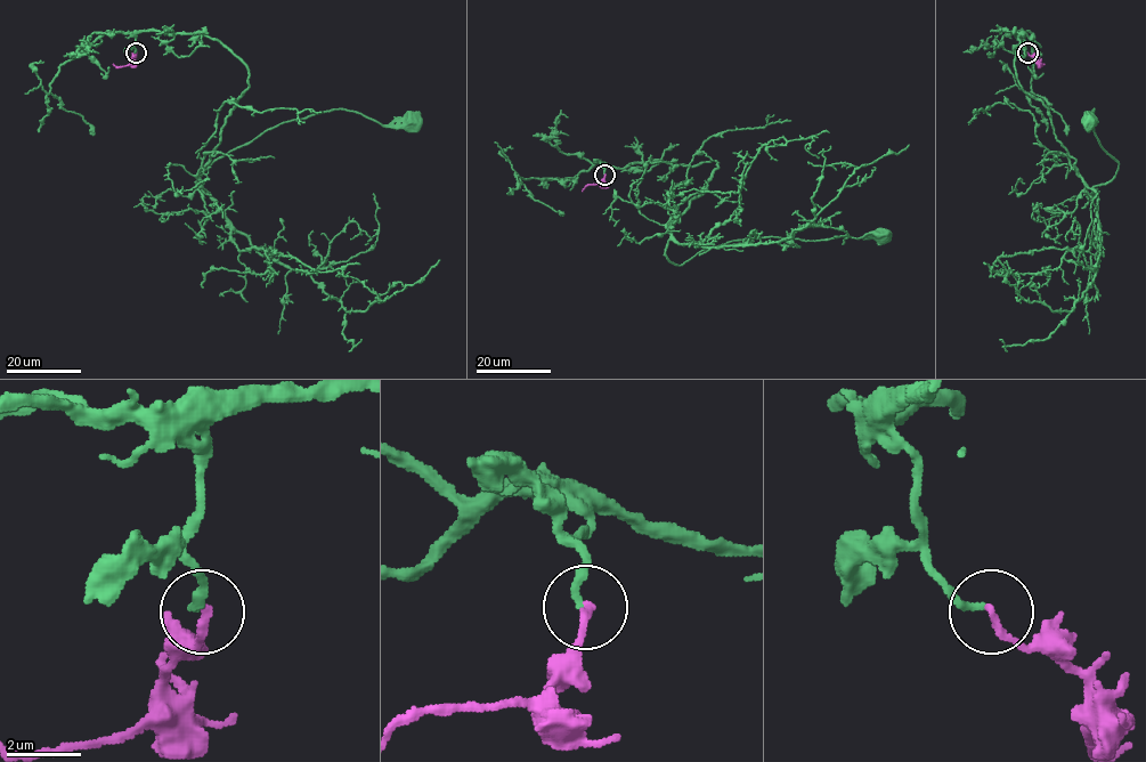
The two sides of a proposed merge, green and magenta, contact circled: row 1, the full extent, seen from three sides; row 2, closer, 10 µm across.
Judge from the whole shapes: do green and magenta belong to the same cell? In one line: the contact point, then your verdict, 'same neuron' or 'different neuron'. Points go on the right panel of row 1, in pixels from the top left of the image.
place (1027, 53); different neuron

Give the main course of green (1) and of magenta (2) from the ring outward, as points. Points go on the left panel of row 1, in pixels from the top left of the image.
1: (135, 53), (138, 33), (202, 32), (248, 70), (201, 188), (212, 162), (284, 122), (334, 110), (412, 118)
2: (136, 53), (128, 65), (112, 64)

